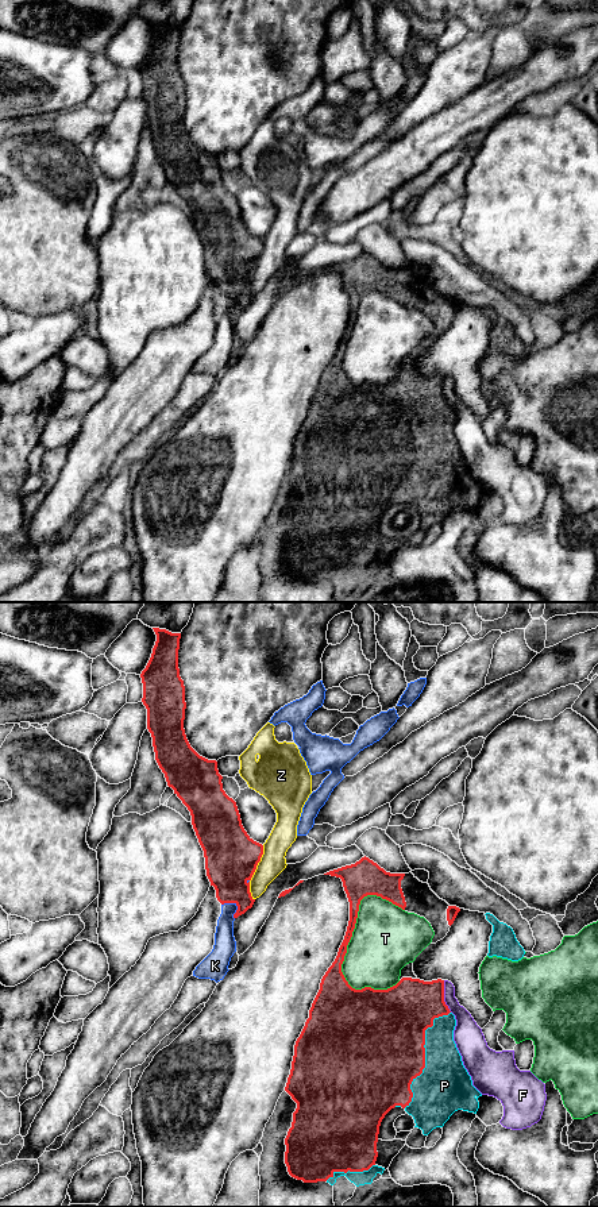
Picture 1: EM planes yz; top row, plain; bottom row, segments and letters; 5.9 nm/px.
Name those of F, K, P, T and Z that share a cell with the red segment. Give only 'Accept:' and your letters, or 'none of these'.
Accept: P

